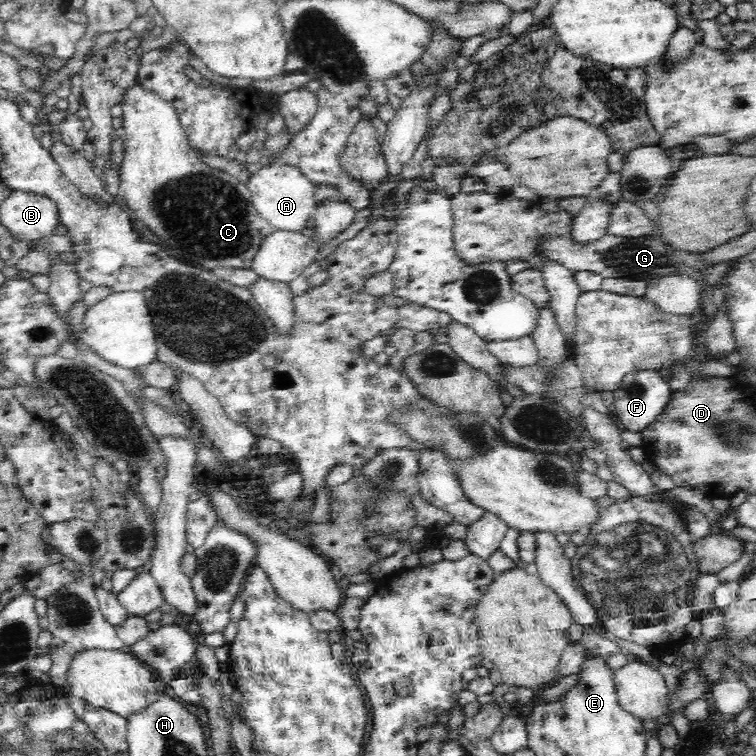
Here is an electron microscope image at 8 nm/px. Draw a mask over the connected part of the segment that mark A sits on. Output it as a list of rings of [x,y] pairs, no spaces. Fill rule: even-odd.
[[[274,164],[260,168],[258,172],[250,174],[247,187],[251,192],[251,201],[254,208],[275,229],[298,232],[305,228],[308,220],[317,208],[314,201],[314,185],[304,174],[288,164]]]

